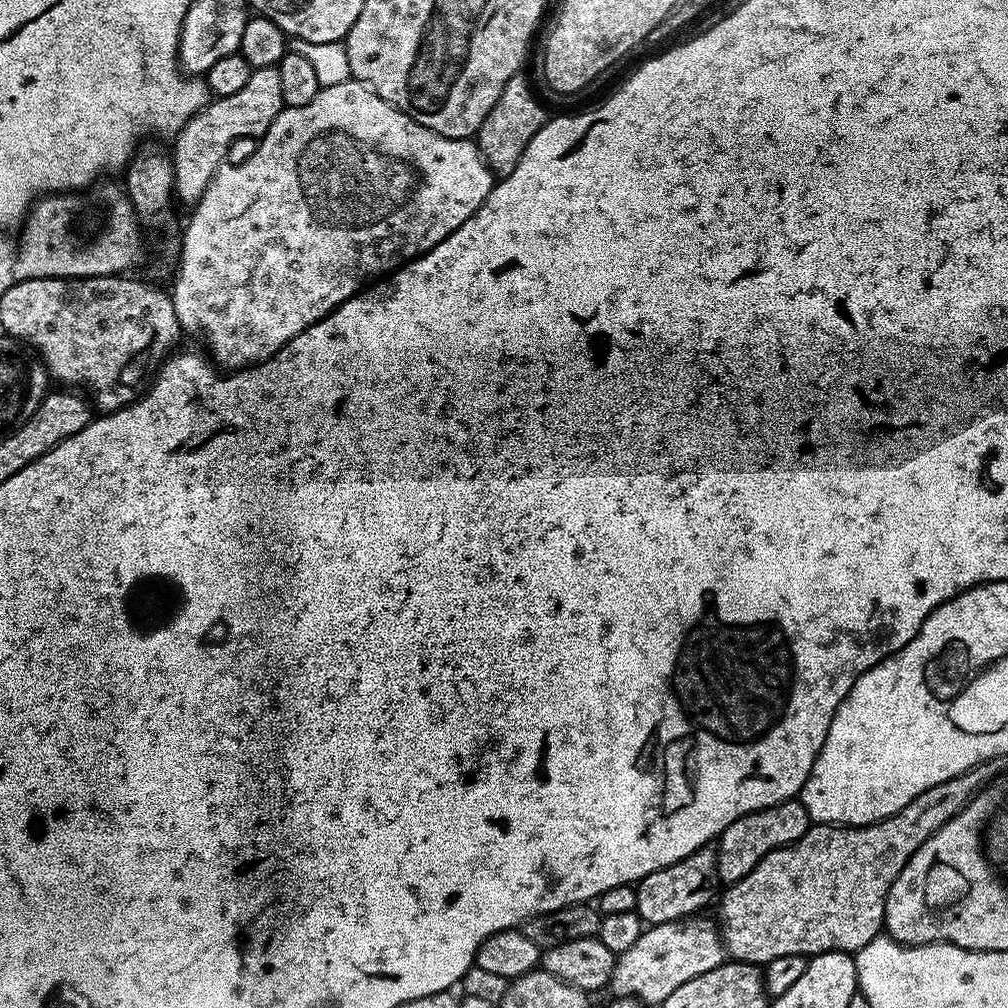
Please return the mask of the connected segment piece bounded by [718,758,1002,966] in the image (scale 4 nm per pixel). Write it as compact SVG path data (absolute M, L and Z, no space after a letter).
M996 758L989 759L987 762L981 762L972 768L969 772L958 774L958 778L949 778L947 782L938 782L938 786L930 786L930 790L926 790L922 794L918 794L918 798L914 798L902 810L898 810L898 814L894 814L890 818L880 821L879 824L862 824L859 826L841 826L838 824L817 824L813 823L804 837L797 840L794 844L789 844L787 848L776 848L770 854L766 854L766 858L762 858L762 862L758 862L758 866L754 866L754 870L750 870L750 874L746 874L746 878L742 878L737 884L727 885L723 889L720 900L720 920L718 919L718 931L724 941L724 947L727 955L733 961L741 964L754 964L763 966L771 962L774 958L782 958L782 954L798 954L805 958L811 958L819 954L819 952L846 952L855 954L859 952L862 946L866 946L878 935L881 935L884 928L884 911L886 910L886 902L890 894L890 886L894 886L894 882L898 878L898 874L902 874L902 870L906 866L906 862L910 862L912 855L923 846L928 839L936 833L939 828L946 826L946 822L950 822L950 818L958 815L964 807L976 797L977 792L985 787L989 782L1001 775L1001 761Z

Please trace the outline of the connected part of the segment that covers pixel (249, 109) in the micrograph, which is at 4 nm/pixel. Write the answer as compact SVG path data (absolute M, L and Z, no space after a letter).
M279 67L274 68L257 68L250 74L250 82L242 86L235 94L221 96L213 99L198 114L194 114L186 122L186 126L181 132L176 133L174 143L176 145L170 148L172 157L172 177L176 179L174 196L177 201L180 200L187 206L195 206L204 196L208 188L208 183L214 178L214 174L220 169L220 165L229 159L228 151L232 148L235 140L244 140L247 136L259 138L264 135L265 130L278 118L278 114L285 107L282 98L282 78L280 77Z

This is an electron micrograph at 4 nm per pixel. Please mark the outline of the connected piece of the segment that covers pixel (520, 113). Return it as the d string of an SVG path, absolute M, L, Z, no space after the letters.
M524 74L510 78L510 82L506 82L506 90L502 90L498 102L494 102L494 110L486 114L486 122L482 122L478 133L480 153L497 177L503 178L512 173L514 166L518 166L526 146L530 146L530 138L534 138L538 130L542 130L545 122L544 108L536 101Z

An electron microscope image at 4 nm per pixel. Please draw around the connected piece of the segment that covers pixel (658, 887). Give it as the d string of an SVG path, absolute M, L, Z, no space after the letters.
M705 846L694 850L686 858L666 866L662 870L654 870L645 880L635 885L636 912L645 925L674 924L677 920L695 917L718 892L718 870L716 869L715 847Z

